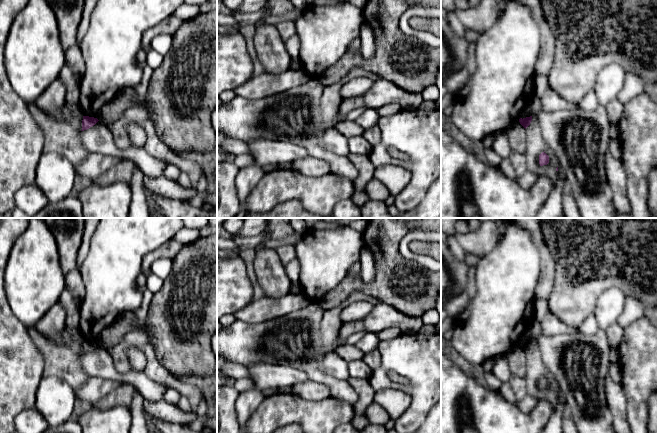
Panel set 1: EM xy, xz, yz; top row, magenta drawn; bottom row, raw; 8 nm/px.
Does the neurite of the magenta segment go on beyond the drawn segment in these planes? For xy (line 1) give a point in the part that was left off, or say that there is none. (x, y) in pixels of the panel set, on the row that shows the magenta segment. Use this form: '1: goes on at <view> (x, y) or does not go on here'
1: does not go on here

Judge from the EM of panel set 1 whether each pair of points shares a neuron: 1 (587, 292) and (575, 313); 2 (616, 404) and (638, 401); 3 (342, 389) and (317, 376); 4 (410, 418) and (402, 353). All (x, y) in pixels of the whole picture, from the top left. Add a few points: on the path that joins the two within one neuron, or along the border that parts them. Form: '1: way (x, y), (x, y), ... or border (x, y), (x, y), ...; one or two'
1: way (582, 297), (575, 304), (575, 308); one
2: border (620, 384), (626, 400), (626, 417), (628, 422); two
3: way (336, 386), (323, 378); one
4: way (417, 402), (417, 369); one

